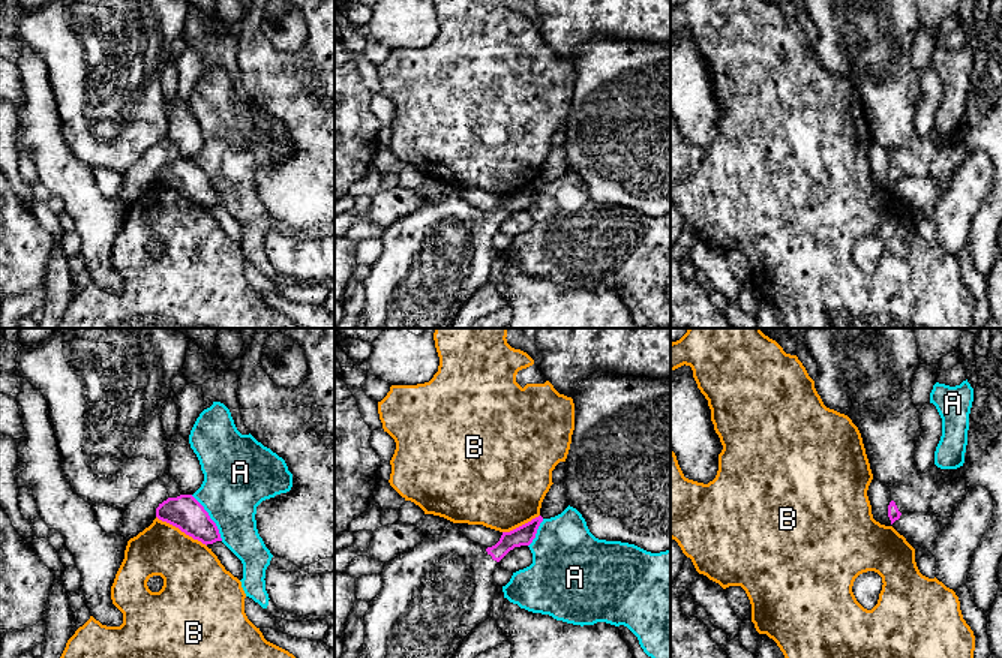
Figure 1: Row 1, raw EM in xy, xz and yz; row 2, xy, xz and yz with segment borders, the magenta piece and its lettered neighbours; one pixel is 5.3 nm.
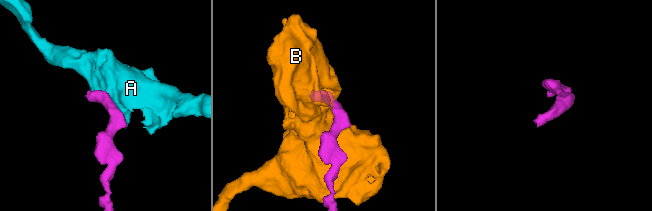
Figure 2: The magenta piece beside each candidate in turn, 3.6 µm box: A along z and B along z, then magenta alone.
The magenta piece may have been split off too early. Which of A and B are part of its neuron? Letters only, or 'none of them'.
none of them

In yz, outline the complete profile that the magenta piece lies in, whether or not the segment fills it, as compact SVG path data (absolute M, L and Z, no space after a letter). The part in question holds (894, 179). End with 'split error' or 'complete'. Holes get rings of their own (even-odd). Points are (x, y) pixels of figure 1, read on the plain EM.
M798 0L818 27L814 52L824 69L848 79L858 91L873 142L891 154L888 181L891 189L906 177L932 177L938 181L940 193L950 189L958 168L969 153L964 144L964 130L940 133L933 129L926 138L915 130L915 112L921 100L920 73L912 66L912 43L920 30L915 0Z; split error

